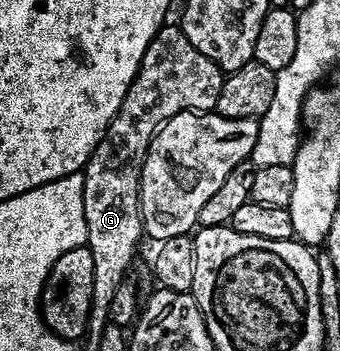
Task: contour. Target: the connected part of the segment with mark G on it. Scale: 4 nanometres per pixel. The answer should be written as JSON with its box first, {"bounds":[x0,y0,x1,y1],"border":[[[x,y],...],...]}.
{"bounds":[82,24,224,331],"border":[[[163,24],[158,31],[158,36],[154,38],[153,43],[148,47],[148,51],[144,55],[142,65],[138,69],[137,75],[134,76],[134,82],[128,87],[128,91],[124,95],[124,103],[120,107],[120,111],[112,119],[110,126],[106,128],[106,133],[102,136],[102,141],[94,149],[94,154],[90,156],[89,161],[84,166],[84,191],[82,198],[84,199],[84,219],[86,220],[86,245],[92,251],[92,263],[94,264],[94,282],[92,283],[92,303],[90,304],[90,324],[89,328],[95,331],[101,331],[108,324],[107,313],[109,311],[109,301],[116,293],[116,289],[120,287],[122,281],[127,280],[130,269],[130,263],[134,259],[134,252],[138,249],[138,240],[143,240],[144,230],[142,228],[142,204],[138,196],[140,195],[140,183],[142,182],[142,165],[146,161],[146,153],[150,149],[150,143],[154,139],[154,134],[162,128],[162,125],[170,117],[175,117],[183,111],[210,111],[218,104],[218,96],[222,90],[222,82],[224,74],[222,68],[216,63],[212,63],[212,59],[208,59],[208,55],[200,55],[200,51],[196,51],[196,47],[192,47],[192,43],[188,43],[188,39],[182,34],[181,28],[177,24]]]}

